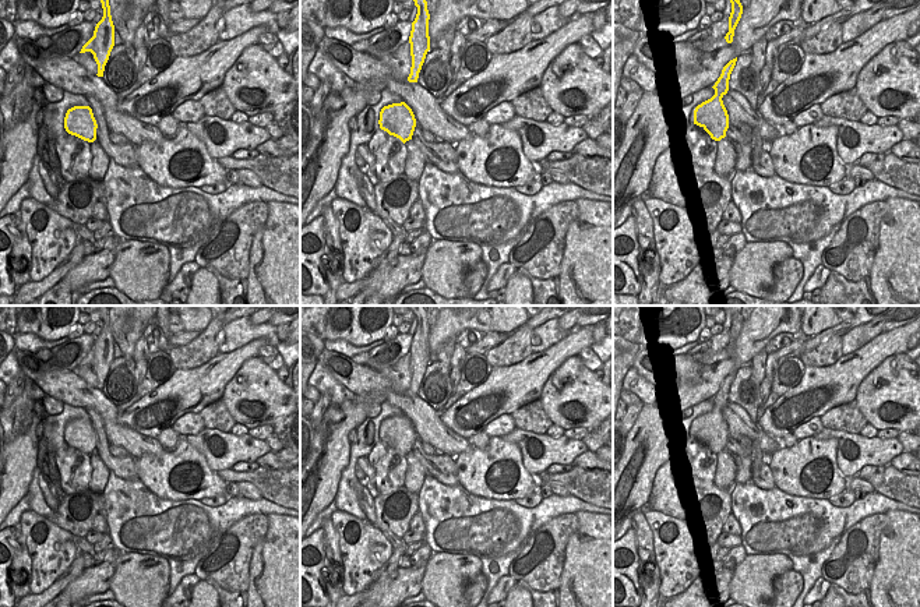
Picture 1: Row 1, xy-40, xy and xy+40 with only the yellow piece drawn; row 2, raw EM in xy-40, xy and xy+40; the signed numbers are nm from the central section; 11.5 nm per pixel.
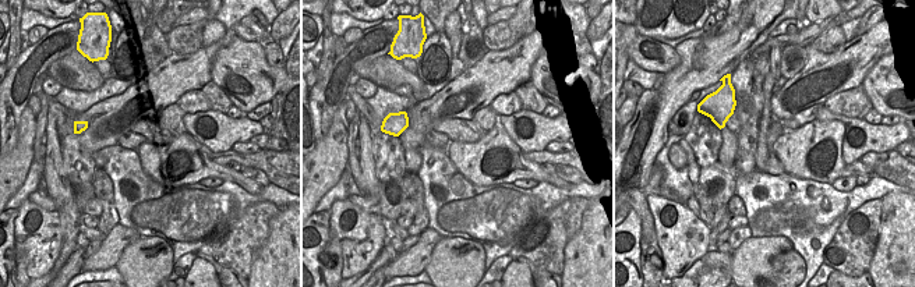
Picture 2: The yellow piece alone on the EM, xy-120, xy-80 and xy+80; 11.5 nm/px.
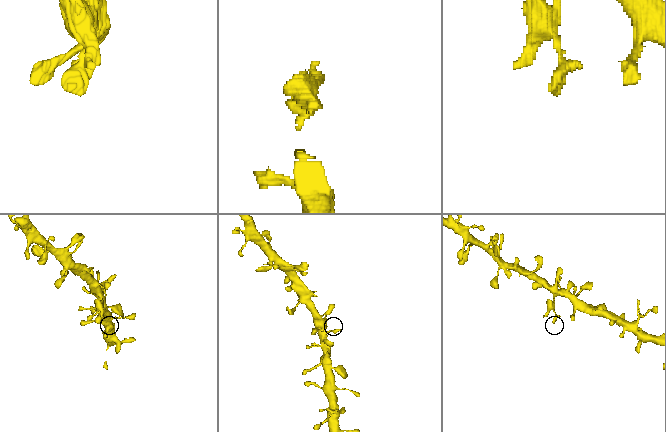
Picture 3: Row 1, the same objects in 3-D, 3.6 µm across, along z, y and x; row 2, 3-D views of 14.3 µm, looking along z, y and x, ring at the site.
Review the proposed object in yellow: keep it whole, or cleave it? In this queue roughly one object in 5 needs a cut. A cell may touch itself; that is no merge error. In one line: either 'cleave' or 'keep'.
keep

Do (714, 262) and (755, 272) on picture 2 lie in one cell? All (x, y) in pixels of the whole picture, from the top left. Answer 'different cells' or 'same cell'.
different cells

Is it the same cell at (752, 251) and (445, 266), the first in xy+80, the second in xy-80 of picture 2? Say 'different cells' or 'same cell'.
same cell

